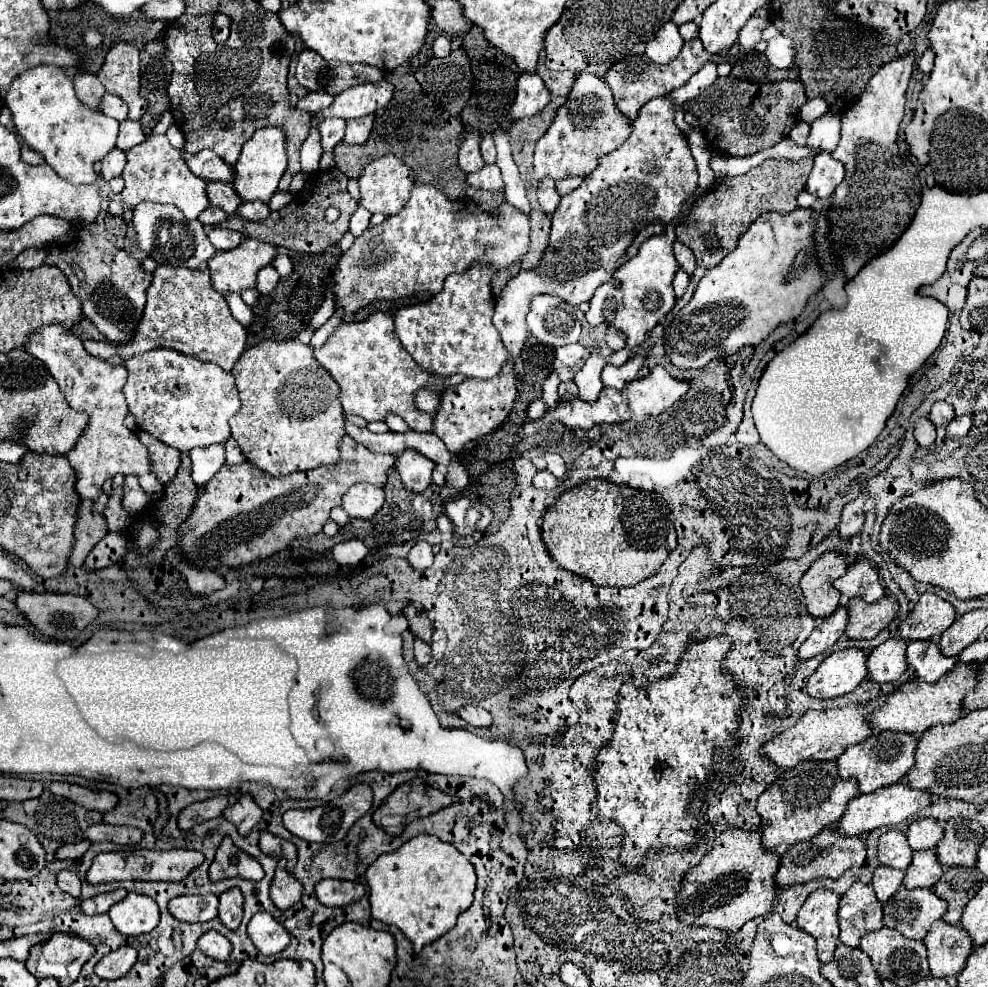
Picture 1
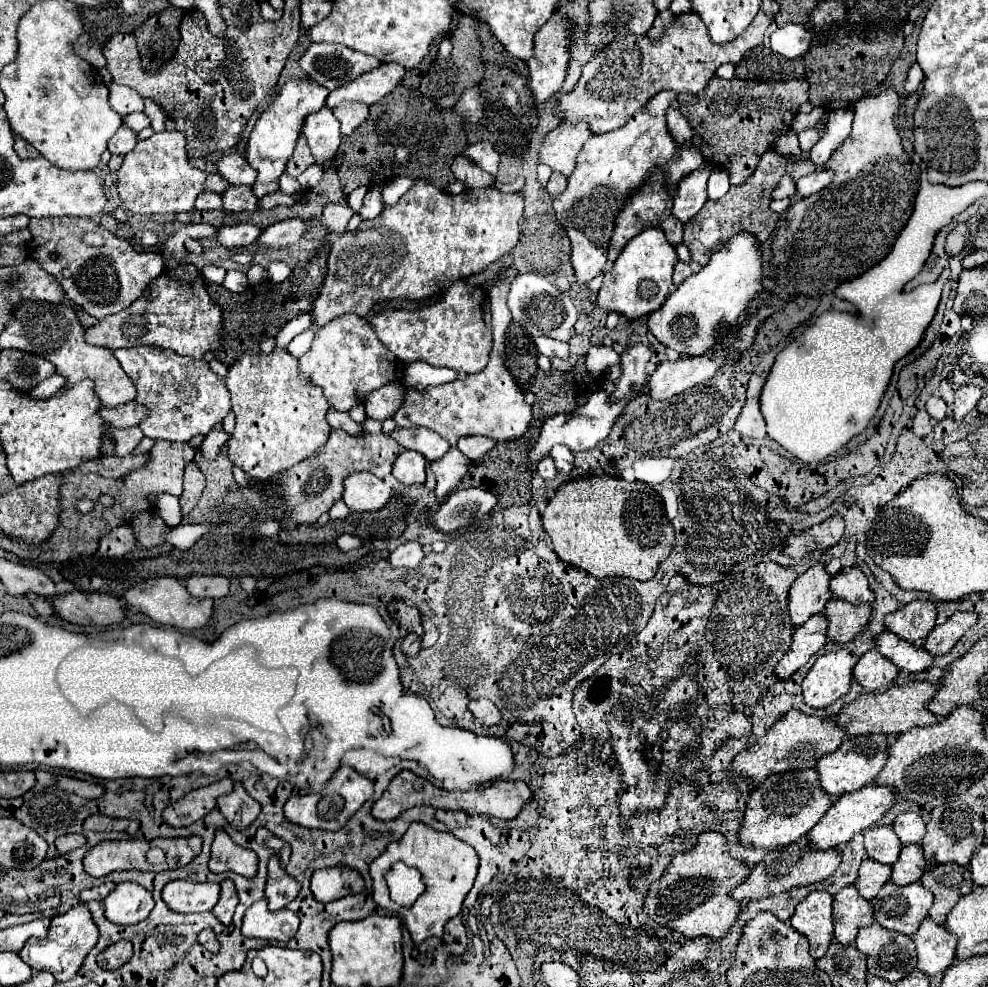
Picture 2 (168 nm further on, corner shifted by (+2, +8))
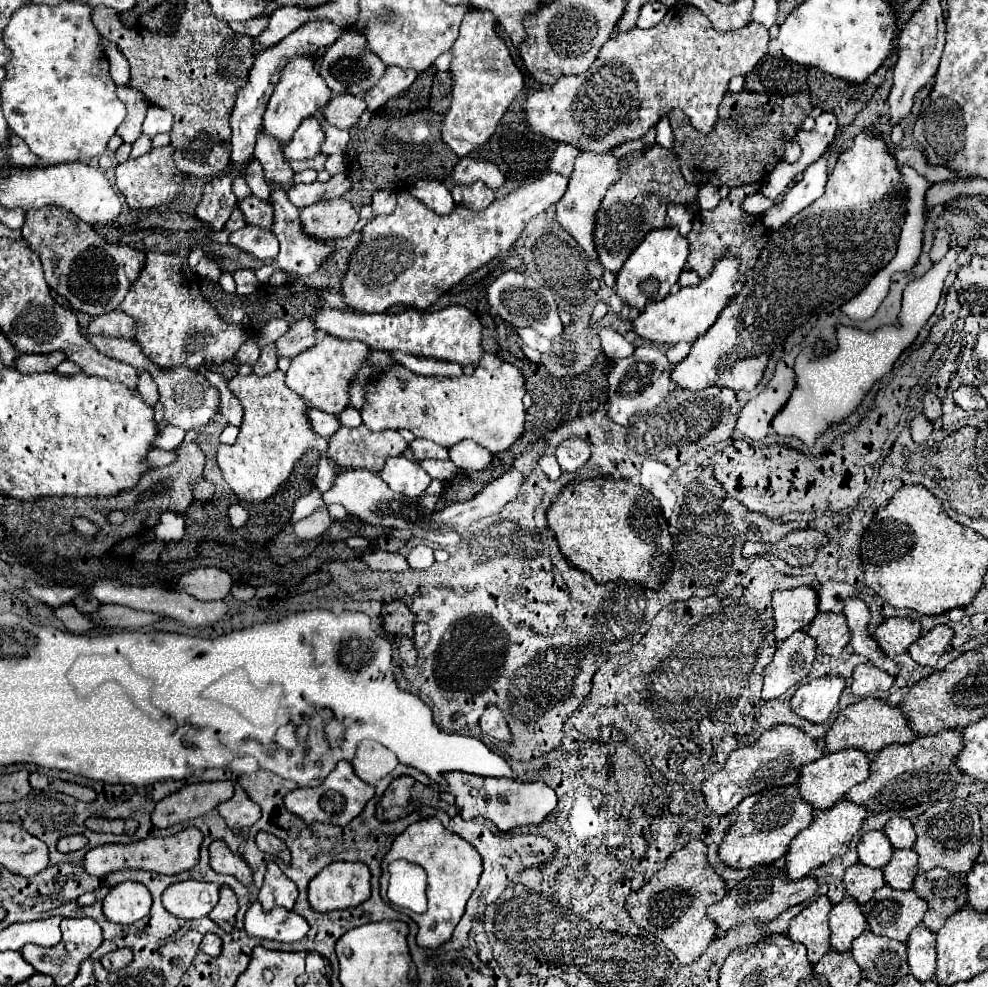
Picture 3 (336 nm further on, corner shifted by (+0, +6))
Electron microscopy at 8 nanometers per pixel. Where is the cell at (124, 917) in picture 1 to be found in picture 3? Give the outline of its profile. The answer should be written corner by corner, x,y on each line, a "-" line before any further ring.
125,881
115,885
103,899
103,913
109,921
129,925
143,919
151,909
151,893
141,883

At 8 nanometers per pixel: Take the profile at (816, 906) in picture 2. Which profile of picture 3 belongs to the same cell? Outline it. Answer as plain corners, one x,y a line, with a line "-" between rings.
821,895
815,903
805,907
795,919
791,919
789,925
789,939
803,943
807,947
807,959
809,963
817,963
827,951
831,951
829,945
829,915
831,901

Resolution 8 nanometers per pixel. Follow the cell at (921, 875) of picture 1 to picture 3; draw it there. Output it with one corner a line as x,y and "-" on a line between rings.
895,849
891,861
883,867
885,883
893,889
911,889
917,877
919,855
913,849

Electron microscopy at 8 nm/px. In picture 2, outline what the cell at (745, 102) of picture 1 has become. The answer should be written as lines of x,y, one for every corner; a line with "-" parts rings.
713,77
713,81
707,85
707,89
703,89
703,93
699,93
697,97
679,93
677,101
679,101
681,115
689,121
689,125
693,129
693,147
699,149
699,153
705,159
705,165
711,169
713,167
727,169
729,181
733,185
741,185
755,171
761,155
765,151
773,149
775,139
791,129
791,123
793,123
795,115
799,113
799,107
809,99
807,91
809,91
809,83
805,79
765,83
765,81
743,81
737,77
731,81

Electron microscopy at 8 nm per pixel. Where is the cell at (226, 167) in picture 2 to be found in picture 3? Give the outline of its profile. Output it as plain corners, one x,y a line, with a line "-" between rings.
251,159
249,165
245,167
245,173
243,173
249,189
253,191
255,197
267,201
269,197
269,189
267,189
267,181
263,177
263,171
261,171
261,163
257,163
257,159

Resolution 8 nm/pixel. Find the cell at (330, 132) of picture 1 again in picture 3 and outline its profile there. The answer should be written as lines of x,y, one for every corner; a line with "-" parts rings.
319,115
307,117
297,127
291,143
283,149
283,155
287,161
295,159
313,159
321,155
321,145
325,141
325,129

